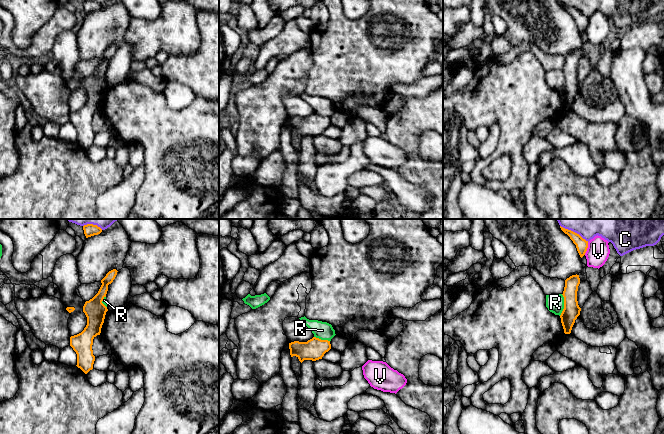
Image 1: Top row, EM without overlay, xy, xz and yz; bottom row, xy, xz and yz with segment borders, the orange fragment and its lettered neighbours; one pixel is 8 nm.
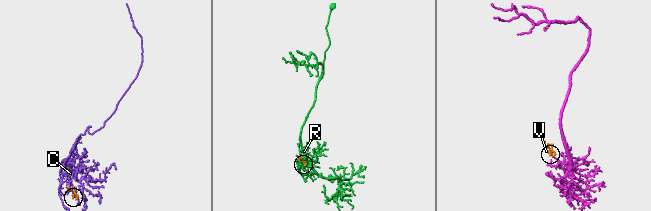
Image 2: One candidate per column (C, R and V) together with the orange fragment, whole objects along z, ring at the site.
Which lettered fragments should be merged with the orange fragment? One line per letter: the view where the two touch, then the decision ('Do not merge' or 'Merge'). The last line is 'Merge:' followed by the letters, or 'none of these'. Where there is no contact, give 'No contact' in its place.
C: Touches orange in yz. Do not merge
R: Touches orange in yz. Do not merge
V: Touches orange in yz. Do not merge
Merge: none of these

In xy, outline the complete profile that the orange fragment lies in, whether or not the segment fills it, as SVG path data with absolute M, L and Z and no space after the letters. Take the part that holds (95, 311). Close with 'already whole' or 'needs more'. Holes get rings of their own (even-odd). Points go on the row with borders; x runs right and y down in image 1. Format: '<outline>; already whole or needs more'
M117 270L109 271L101 280L101 287L98 293L83 306L83 312L87 317L87 325L84 330L70 337L70 346L77 354L77 367L85 374L93 369L95 356L93 355L93 339L100 335L104 323L107 307L102 303L108 291L108 285L113 282L117 275Z; already whole

